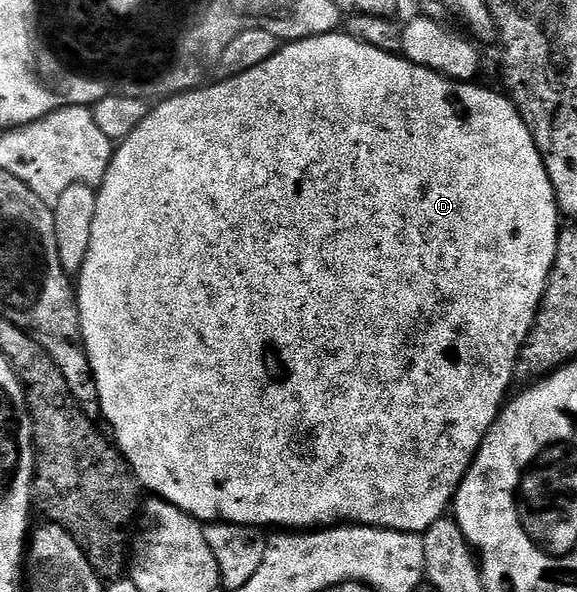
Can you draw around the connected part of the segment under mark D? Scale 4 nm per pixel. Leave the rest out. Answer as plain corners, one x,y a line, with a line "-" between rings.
319,32
313,38
288,41
276,54
269,56
265,64
257,64
257,68
249,68
249,72
233,74
219,81
223,82
204,85
186,94
170,95
156,105
159,106
156,110
155,107
148,109
145,120
141,120
141,124
133,128
128,138
122,139
114,147
109,172
102,186
98,187
97,216
93,216
89,256
85,256
85,264
77,275
77,301
83,343
97,380
102,421
111,425
113,441
131,465
140,487
144,491
151,490
147,492
154,497
164,498
201,523
228,522
260,528
275,526
271,528
283,532
306,532
336,524
354,524
423,535
437,519
448,513
461,480
475,459
475,453
479,451
495,417
505,405
511,377
514,379
517,374
519,349
527,343
528,336
535,328
535,317
539,315
539,305
547,287
549,272
555,263
561,233
561,208
555,202
553,184
549,184
549,176
533,144
533,136
529,136
525,120
521,120
517,108
506,93
498,89
486,90
475,82
454,82
452,78
413,64
398,54
386,54
377,48
369,48
369,44
353,40
346,32

